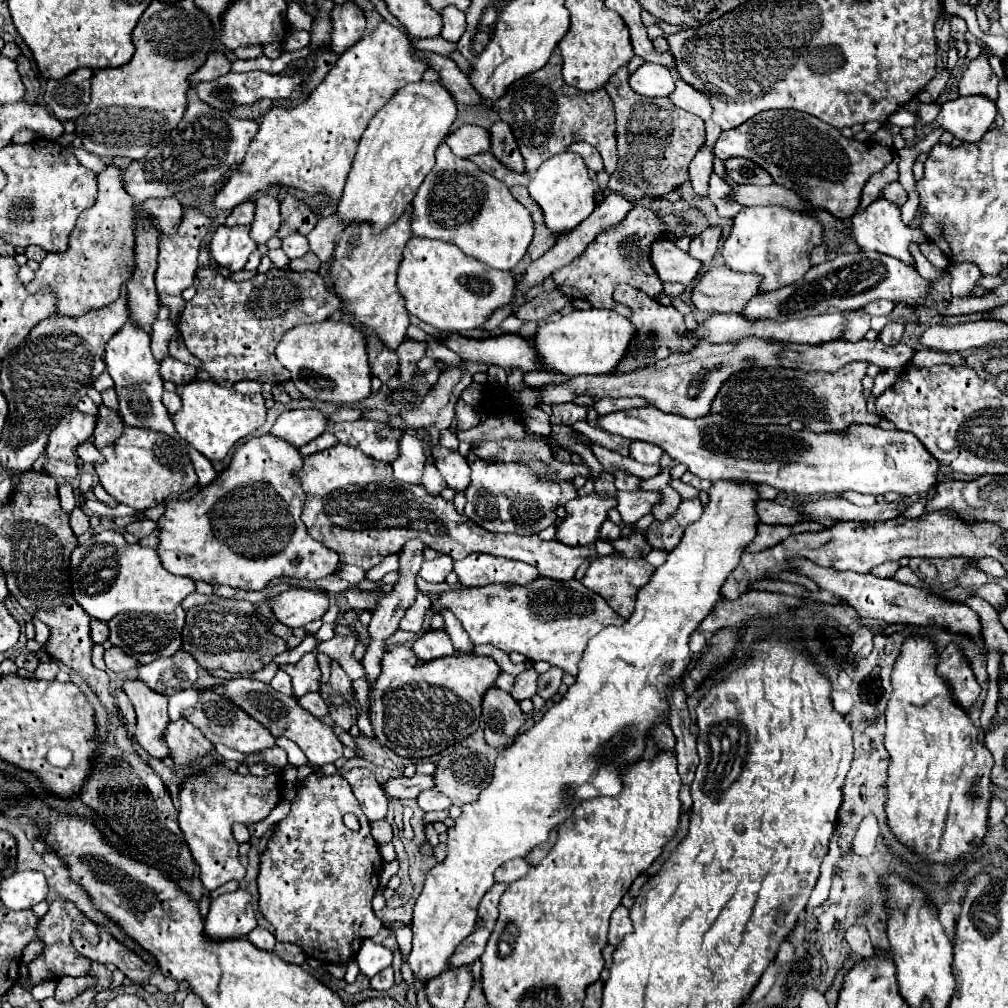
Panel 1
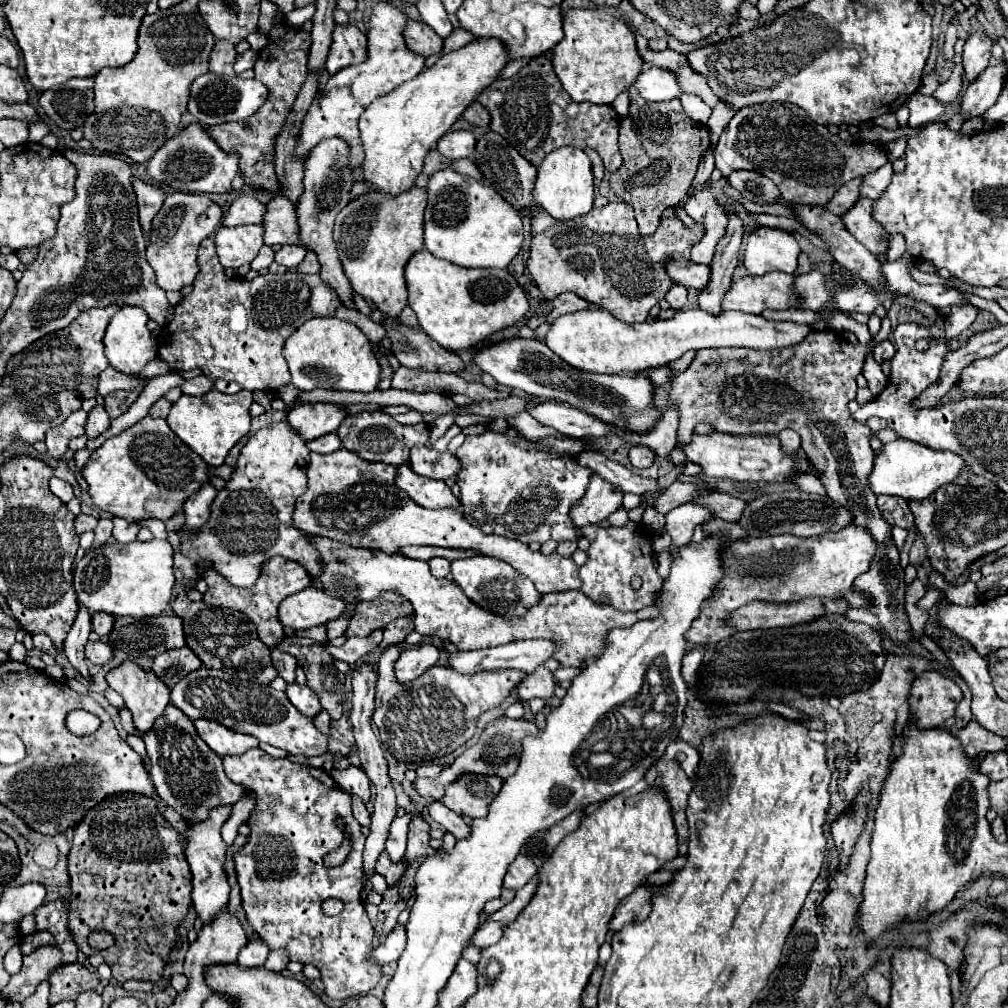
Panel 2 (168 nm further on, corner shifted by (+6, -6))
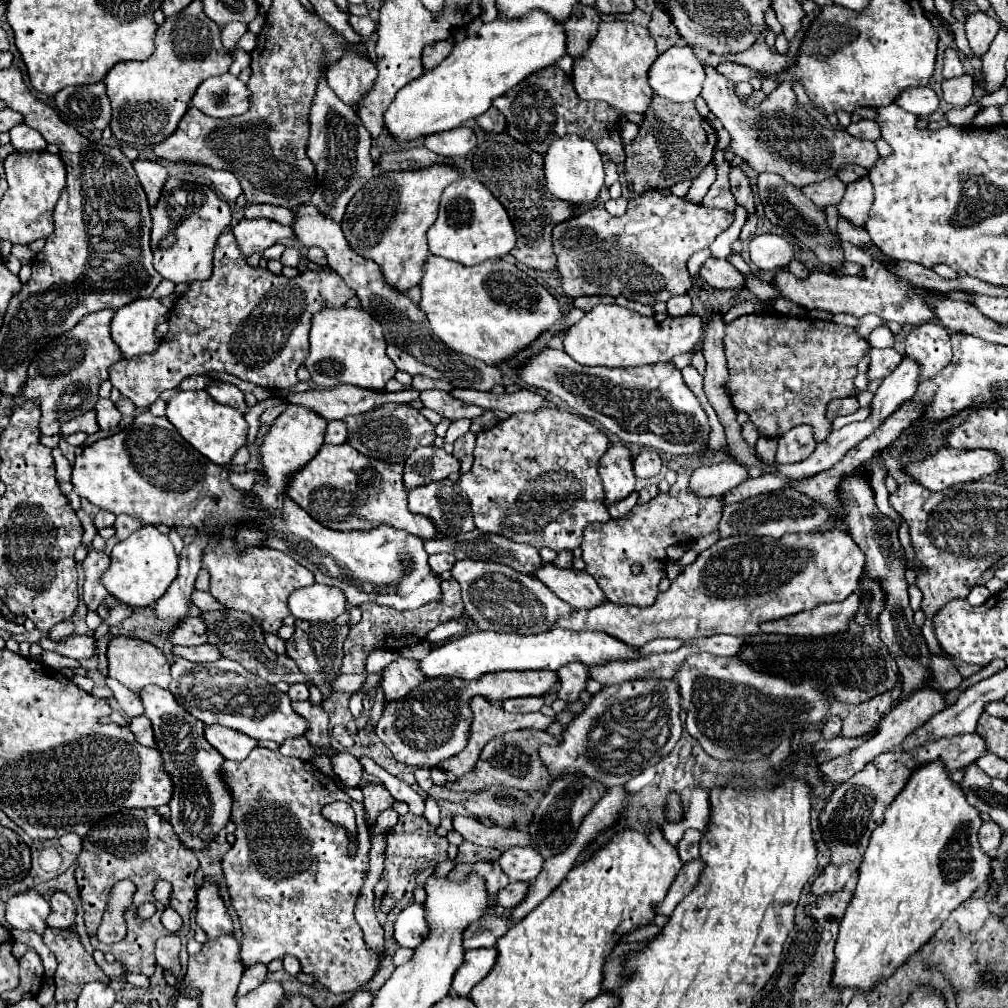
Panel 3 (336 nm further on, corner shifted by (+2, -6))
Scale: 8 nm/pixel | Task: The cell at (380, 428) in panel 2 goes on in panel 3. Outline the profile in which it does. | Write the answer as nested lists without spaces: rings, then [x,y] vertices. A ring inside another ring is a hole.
[[[383,404],[365,414],[345,418],[347,422],[347,442],[363,456],[381,460],[381,462],[405,462],[411,452],[419,446],[433,446],[435,426],[425,420],[419,410],[409,408],[407,404]]]

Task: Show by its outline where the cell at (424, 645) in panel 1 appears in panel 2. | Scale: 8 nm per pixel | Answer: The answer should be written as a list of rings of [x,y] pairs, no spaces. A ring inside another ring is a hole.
[[[431,644],[405,648],[399,660],[395,662],[395,676],[399,682],[411,682],[413,678],[419,678],[425,670],[429,670],[437,662],[439,662],[439,650]]]

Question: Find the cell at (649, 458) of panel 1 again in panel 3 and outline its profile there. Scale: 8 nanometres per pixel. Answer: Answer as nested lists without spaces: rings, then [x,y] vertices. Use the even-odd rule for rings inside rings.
[[[641,450],[639,456],[633,460],[633,468],[637,478],[653,478],[661,470],[661,458],[655,450]]]

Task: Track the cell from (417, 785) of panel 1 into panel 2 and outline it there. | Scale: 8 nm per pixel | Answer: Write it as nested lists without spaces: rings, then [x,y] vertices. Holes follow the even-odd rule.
[[[507,716],[497,718],[495,722],[491,722],[485,728],[485,732],[481,734],[479,742],[475,746],[467,748],[461,756],[457,756],[455,762],[449,768],[443,768],[437,778],[417,778],[413,782],[413,786],[415,786],[415,790],[421,796],[429,796],[429,798],[439,800],[445,794],[445,788],[451,782],[455,782],[457,778],[461,778],[463,774],[499,776],[499,778],[505,780],[509,774],[515,774],[515,770],[517,770],[517,762],[519,762],[519,756],[521,756],[521,740],[527,738],[527,736],[537,736],[537,734],[541,734],[541,732],[535,726],[535,722],[529,722],[529,720],[511,720]]]

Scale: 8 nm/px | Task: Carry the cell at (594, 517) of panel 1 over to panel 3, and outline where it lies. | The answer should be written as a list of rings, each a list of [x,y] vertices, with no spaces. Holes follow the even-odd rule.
[[[613,444],[599,460],[599,476],[605,490],[605,506],[627,498],[635,490],[635,474],[631,466],[629,448]]]

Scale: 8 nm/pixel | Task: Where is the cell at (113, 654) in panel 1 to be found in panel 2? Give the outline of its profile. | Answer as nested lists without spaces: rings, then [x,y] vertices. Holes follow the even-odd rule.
[[[97,640],[97,642],[87,642],[85,644],[85,658],[91,660],[93,664],[105,664],[111,660],[111,646],[103,640]]]

